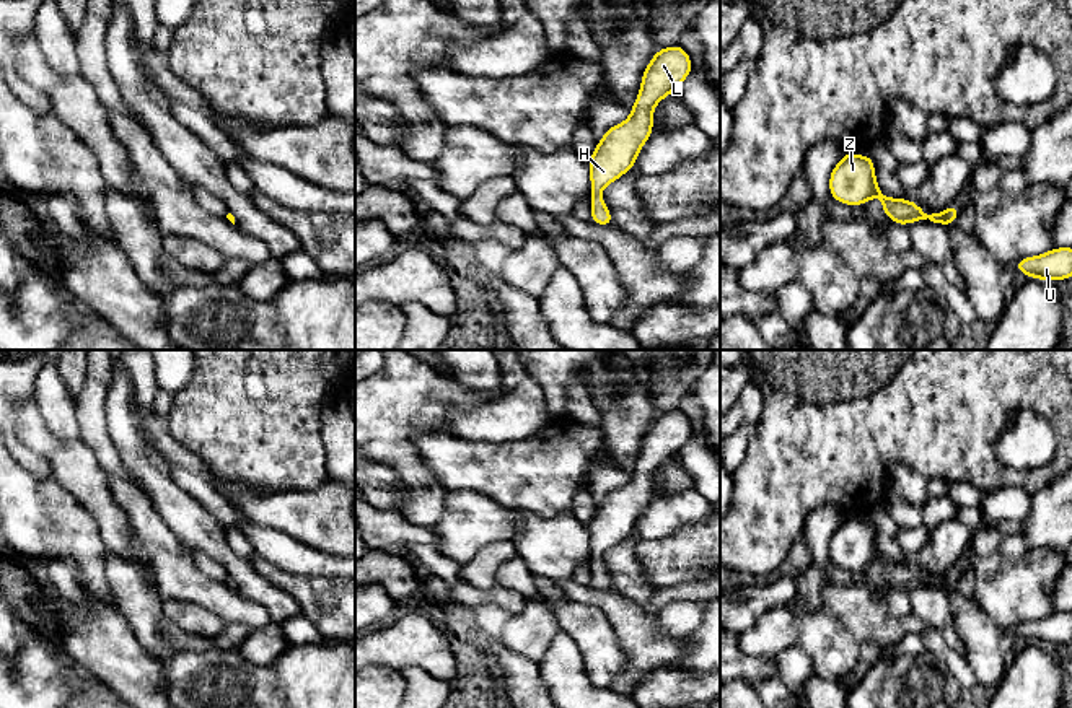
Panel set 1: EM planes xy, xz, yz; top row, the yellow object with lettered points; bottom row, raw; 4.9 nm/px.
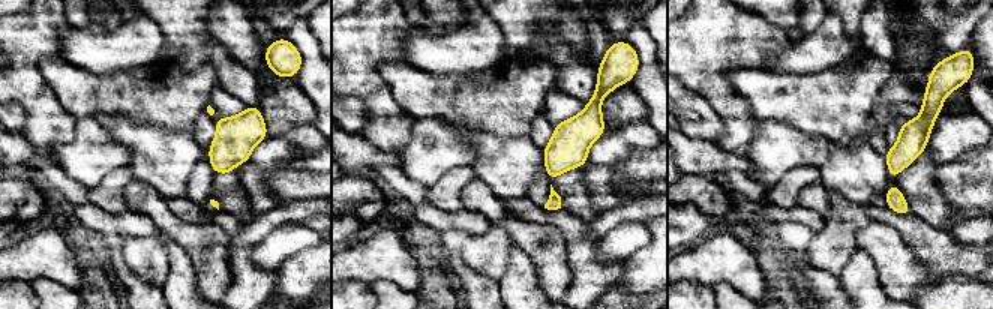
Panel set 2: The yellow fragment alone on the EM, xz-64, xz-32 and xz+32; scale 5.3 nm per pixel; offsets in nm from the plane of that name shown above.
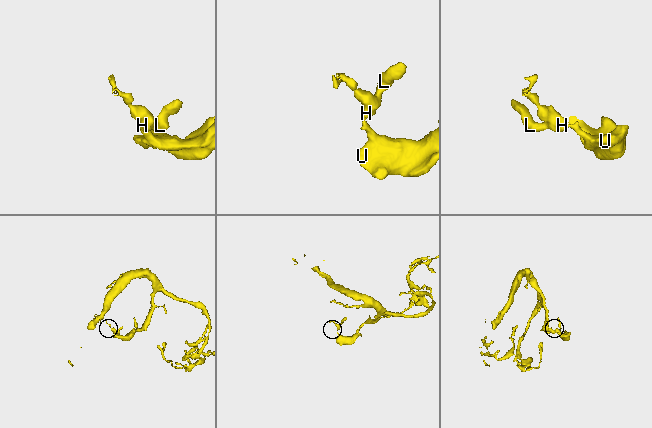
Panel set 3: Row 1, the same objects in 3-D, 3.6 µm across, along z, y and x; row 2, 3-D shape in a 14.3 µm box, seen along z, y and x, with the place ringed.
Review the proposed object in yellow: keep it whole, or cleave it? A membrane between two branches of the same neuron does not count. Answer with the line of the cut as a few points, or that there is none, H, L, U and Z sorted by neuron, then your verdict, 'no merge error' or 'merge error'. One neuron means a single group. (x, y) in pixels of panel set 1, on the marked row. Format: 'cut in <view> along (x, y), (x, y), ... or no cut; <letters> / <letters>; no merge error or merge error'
no cut; H L U Z; no merge error

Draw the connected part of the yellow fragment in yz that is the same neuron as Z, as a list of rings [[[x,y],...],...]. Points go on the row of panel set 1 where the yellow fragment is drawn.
[[[846,151],[829,174],[829,197],[846,205],[865,205],[870,199],[880,197],[883,213],[896,225],[930,220],[948,229],[956,223],[960,208],[950,203],[943,213],[927,215],[916,202],[907,199],[891,199],[881,192],[875,177],[875,161],[870,155],[860,156]]]

